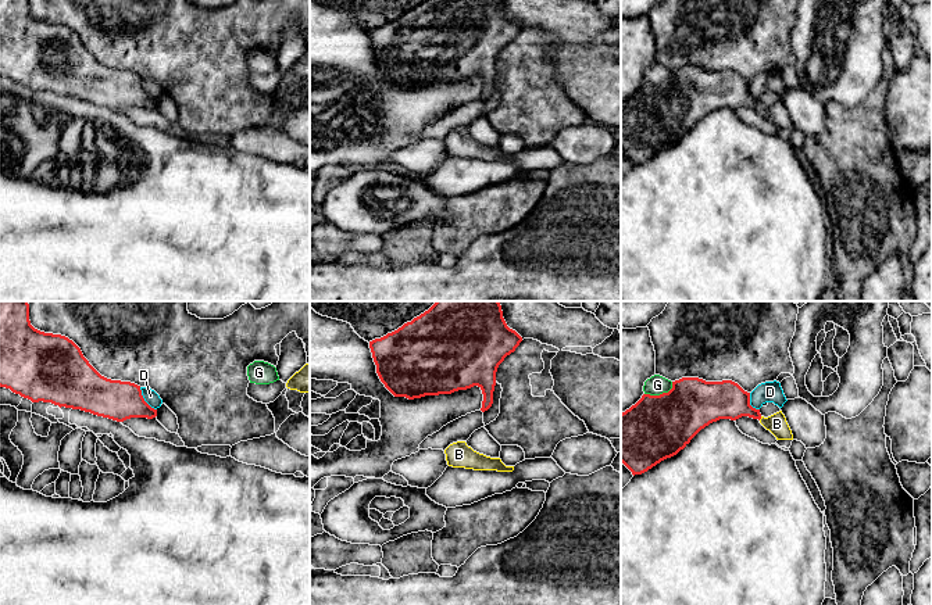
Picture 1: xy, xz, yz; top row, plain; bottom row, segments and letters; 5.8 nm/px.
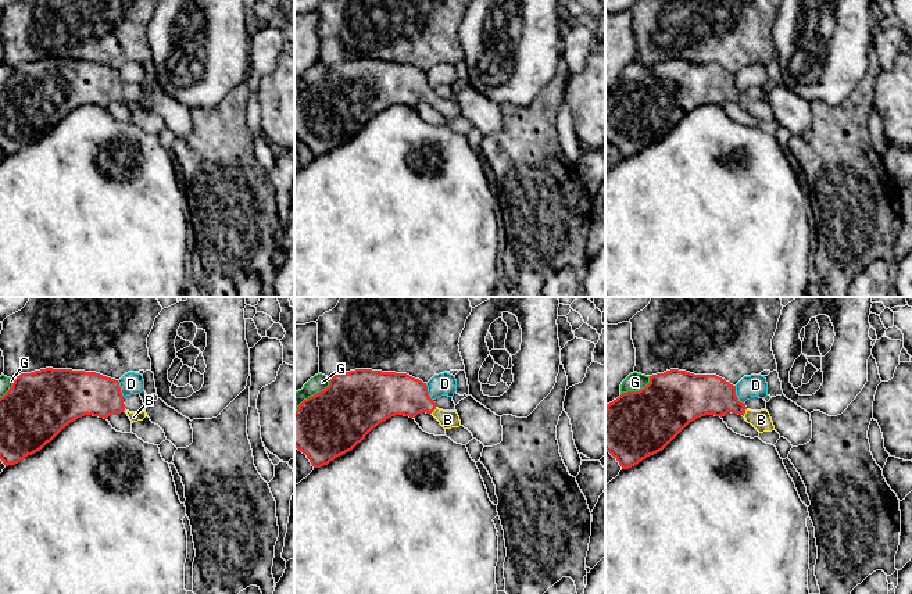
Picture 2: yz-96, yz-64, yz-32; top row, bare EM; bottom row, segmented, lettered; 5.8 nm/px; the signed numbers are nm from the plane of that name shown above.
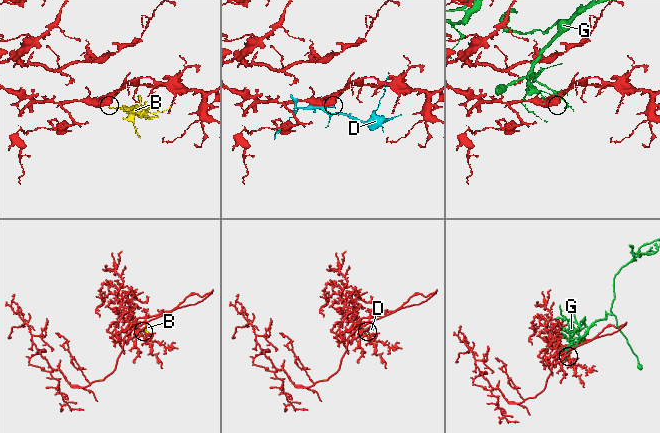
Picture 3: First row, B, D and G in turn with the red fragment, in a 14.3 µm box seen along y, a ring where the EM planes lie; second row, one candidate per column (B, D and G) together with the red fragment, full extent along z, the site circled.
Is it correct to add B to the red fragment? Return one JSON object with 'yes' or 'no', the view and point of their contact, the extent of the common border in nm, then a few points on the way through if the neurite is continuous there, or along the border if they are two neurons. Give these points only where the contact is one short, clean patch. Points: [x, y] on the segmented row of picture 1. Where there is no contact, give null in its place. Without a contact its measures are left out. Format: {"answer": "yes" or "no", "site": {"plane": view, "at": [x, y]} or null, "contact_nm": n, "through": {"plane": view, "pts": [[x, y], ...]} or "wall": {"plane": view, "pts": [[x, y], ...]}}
{"answer": "yes", "site": {"plane": "yz", "at": [760, 418]}, "contact_nm": 30, "through": {"plane": "yz", "pts": [[721, 400], [735, 403], [760, 418], [766, 422], [777, 423]]}}

